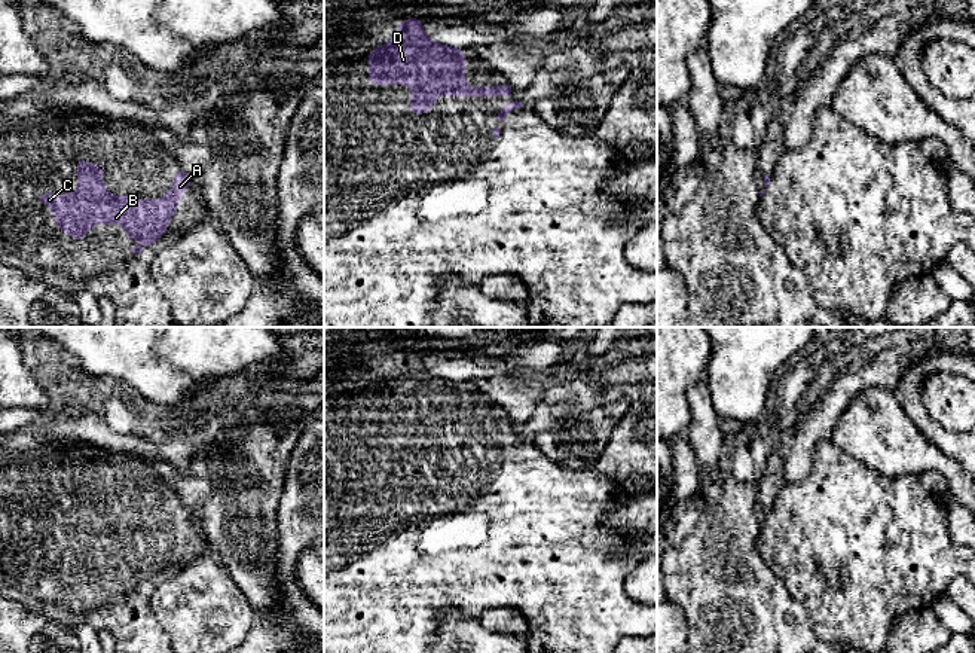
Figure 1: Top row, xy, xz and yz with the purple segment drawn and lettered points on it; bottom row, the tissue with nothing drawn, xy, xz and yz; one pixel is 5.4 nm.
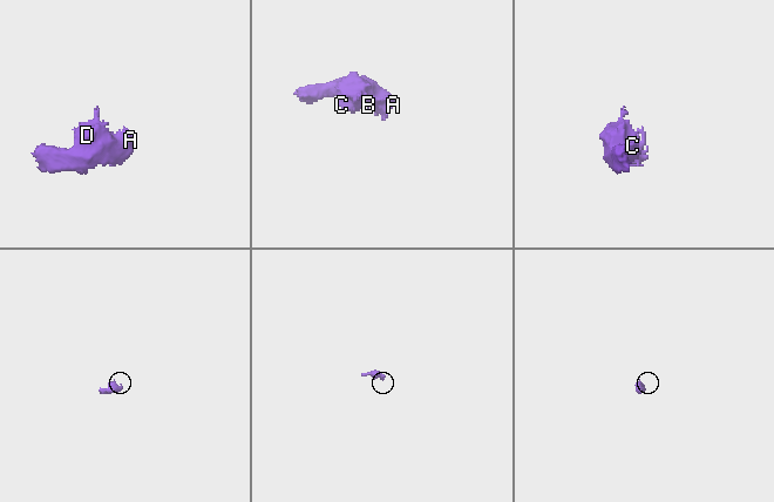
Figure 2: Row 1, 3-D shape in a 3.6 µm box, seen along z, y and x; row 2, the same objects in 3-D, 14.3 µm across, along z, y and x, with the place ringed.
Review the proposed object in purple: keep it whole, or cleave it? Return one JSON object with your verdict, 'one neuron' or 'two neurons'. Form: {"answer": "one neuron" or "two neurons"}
{"answer": "one neuron"}

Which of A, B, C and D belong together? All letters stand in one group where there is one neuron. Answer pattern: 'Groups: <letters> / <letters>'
Groups: A B C D

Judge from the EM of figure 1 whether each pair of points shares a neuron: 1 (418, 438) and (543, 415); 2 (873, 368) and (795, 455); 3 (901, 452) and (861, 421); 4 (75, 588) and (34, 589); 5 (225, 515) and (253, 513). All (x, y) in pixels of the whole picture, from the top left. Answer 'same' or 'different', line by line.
1: different
2: same
3: same
4: same
5: same

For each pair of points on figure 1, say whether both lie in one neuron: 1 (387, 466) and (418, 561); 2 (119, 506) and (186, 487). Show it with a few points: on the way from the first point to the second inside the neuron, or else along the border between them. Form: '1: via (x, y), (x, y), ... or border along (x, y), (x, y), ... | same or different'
1: via (387, 490), (387, 530), (394, 537) | same
2: border along (173, 488), (190, 510) | different

